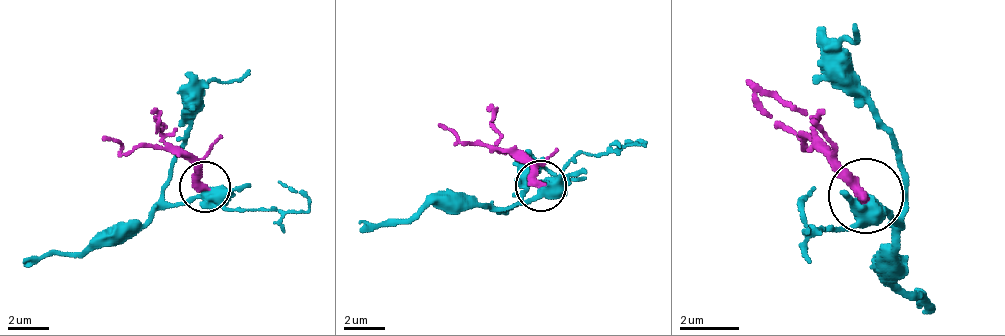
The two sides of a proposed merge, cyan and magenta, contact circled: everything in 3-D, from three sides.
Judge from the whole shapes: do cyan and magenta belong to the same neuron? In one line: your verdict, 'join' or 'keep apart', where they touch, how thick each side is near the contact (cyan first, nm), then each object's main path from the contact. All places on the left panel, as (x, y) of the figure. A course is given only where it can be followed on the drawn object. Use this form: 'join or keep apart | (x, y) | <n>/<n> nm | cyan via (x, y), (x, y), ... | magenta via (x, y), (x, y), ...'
keep apart | (204, 187) | 480/400 nm | cyan via (206, 185), (190, 201), (170, 201), (170, 160), (206, 88), (252, 68) | magenta via (206, 185), (180, 155), (150, 145), (124, 150), (104, 134)

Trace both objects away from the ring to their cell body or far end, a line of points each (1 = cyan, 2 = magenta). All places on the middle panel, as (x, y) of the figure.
1: (542, 184), (526, 199), (506, 210), (542, 169), (588, 179)
2: (542, 184), (516, 153), (486, 143), (460, 143), (440, 123)

